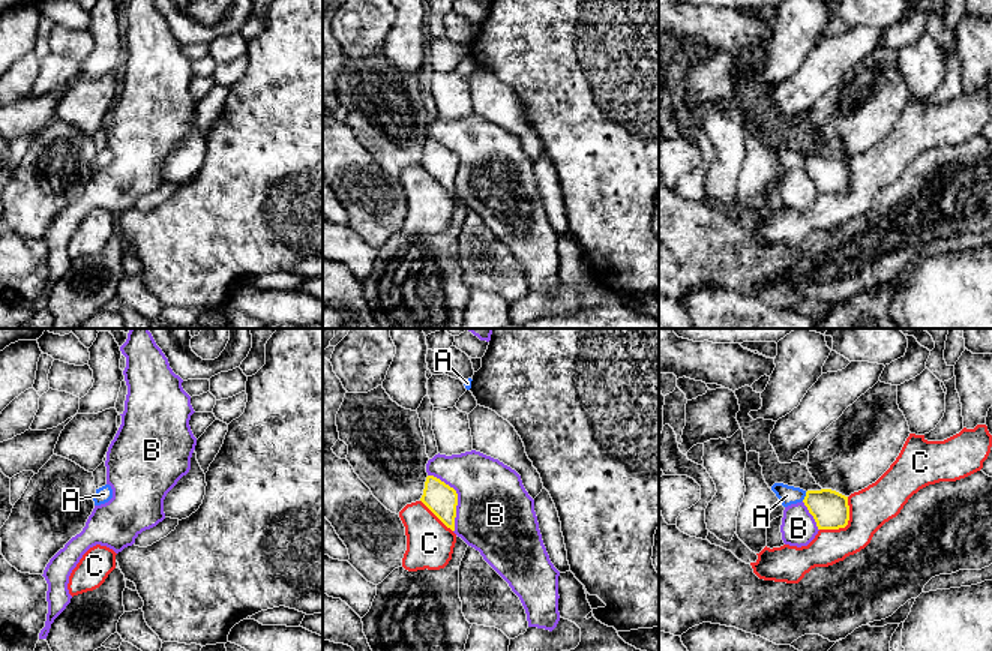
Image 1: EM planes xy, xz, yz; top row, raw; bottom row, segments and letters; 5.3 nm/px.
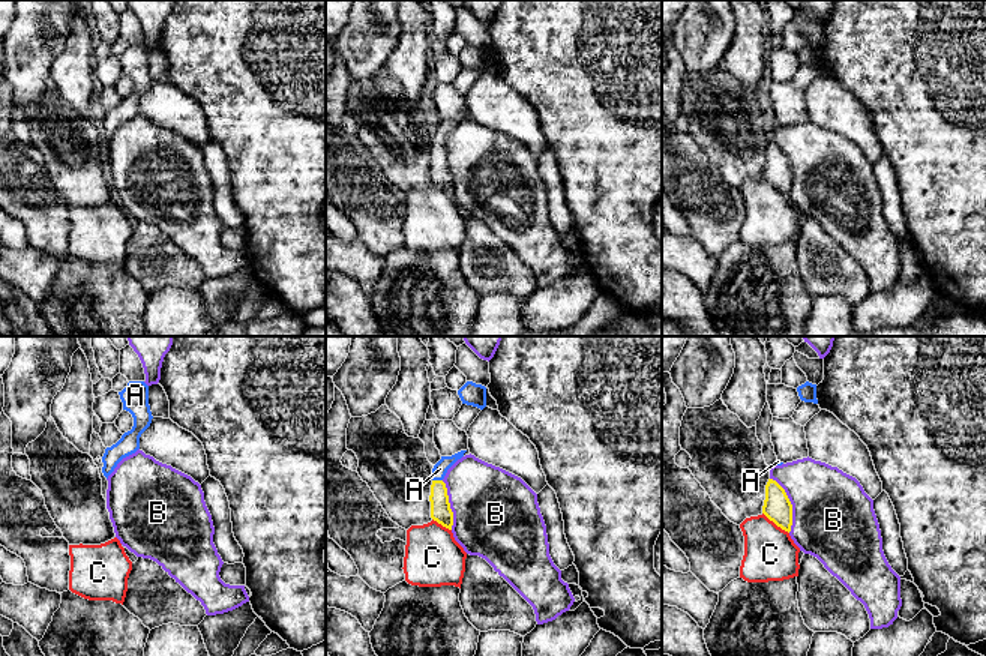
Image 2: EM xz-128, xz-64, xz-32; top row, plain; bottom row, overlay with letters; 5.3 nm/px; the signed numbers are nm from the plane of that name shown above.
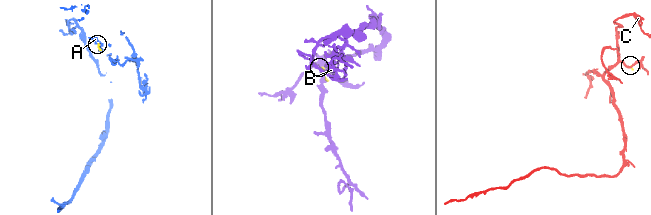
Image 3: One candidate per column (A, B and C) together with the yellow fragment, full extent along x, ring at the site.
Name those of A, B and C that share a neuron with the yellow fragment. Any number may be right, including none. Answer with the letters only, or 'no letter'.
A

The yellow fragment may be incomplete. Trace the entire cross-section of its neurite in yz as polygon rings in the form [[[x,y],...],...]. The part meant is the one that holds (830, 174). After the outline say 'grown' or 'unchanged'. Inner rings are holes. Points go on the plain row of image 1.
[[[774,147],[771,154],[776,158],[783,171],[804,166],[809,177],[813,180],[818,194],[845,192],[849,184],[848,160],[831,154],[803,154],[800,152]]]; grown

